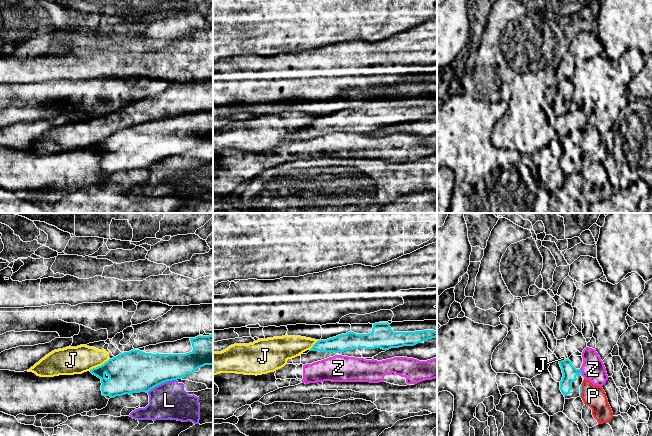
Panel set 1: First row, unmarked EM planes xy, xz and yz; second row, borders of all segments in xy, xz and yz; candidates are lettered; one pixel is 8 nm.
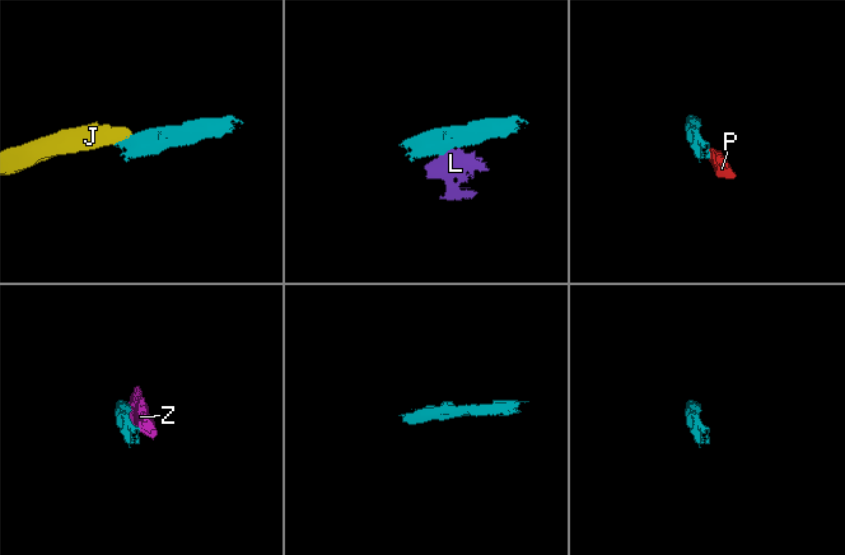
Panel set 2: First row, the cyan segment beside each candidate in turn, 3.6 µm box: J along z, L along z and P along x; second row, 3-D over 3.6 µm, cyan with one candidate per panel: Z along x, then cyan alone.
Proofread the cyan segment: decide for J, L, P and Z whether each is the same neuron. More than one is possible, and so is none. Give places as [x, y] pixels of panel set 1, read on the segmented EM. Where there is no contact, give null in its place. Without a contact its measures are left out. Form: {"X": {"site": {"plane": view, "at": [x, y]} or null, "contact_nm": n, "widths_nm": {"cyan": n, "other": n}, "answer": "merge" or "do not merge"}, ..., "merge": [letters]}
{"J": {"site": {"plane": "xy", "at": [99, 366]}, "contact_nm": 190, "widths_nm": {"cyan": 340, "other": 220}, "answer": "do not merge"}, "L": {"site": {"plane": "xy", "at": [161, 383]}, "contact_nm": 260, "widths_nm": {"cyan": 340, "other": 300}, "answer": "do not merge"}, "P": {"site": {"plane": "yz", "at": [581, 390]}, "contact_nm": 100, "widths_nm": {"cyan": 20, "other": 180}, "answer": "do not merge"}, "Z": {"site": {"plane": "yz", "at": [581, 372]}, "contact_nm": 60, "widths_nm": {"cyan": 110, "other": 190}, "answer": "do not merge"}, "merge": []}

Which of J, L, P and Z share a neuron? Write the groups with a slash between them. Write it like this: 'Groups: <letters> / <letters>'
Groups: J / L P / Z

